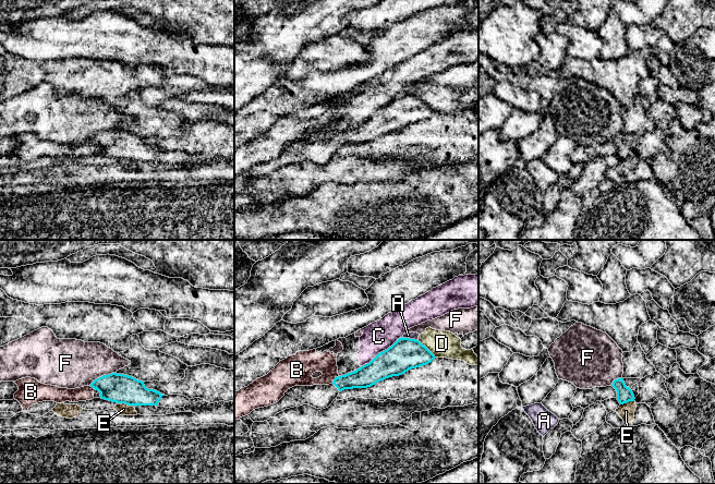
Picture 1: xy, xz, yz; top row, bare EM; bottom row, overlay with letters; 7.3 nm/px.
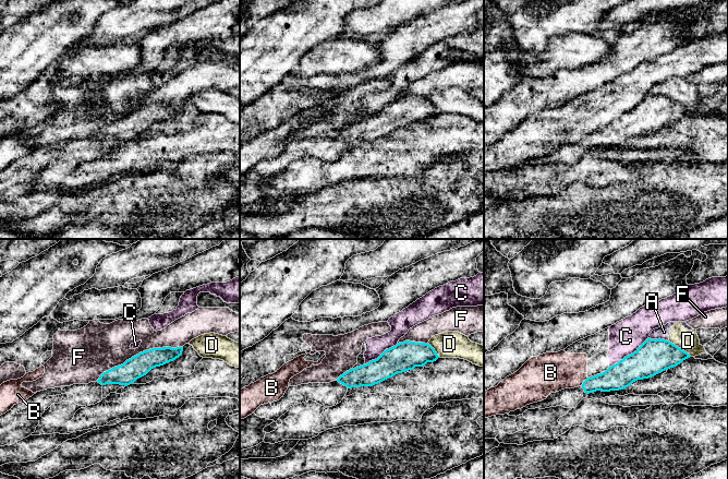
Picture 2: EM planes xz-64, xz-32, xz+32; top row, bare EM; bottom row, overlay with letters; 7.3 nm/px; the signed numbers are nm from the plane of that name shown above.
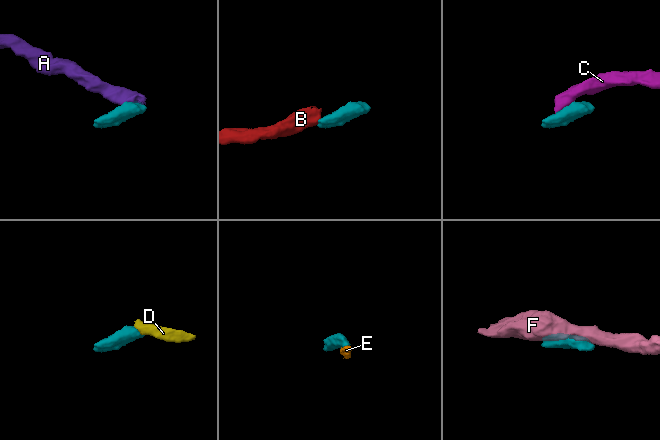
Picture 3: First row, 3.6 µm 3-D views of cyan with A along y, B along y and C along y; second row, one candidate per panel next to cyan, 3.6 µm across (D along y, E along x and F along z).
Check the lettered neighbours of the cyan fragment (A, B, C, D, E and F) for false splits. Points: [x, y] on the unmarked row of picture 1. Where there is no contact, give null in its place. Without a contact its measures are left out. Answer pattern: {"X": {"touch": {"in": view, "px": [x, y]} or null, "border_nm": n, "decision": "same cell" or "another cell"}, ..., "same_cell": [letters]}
{"A": {"touch": {"in": "xz", "px": [409, 94]}, "border_nm": 120, "decision": "another cell"}, "B": {"touch": {"in": "xz", "px": [334, 135]}, "border_nm": 80, "decision": "another cell"}, "C": {"touch": {"in": "xz", "px": [383, 107]}, "border_nm": 380, "decision": "another cell"}, "D": {"touch": {"in": "xz", "px": [426, 104]}, "border_nm": 180, "decision": "another cell"}, "E": {"touch": {"in": "yz", "px": [627, 157]}, "border_nm": 110, "decision": "another cell"}, "F": {"touch": {"in": "xy", "px": [101, 132]}, "border_nm": 220, "decision": "another cell"}, "same_cell": []}

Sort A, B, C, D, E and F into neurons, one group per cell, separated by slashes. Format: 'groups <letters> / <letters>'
groups A D / B C / E / F

